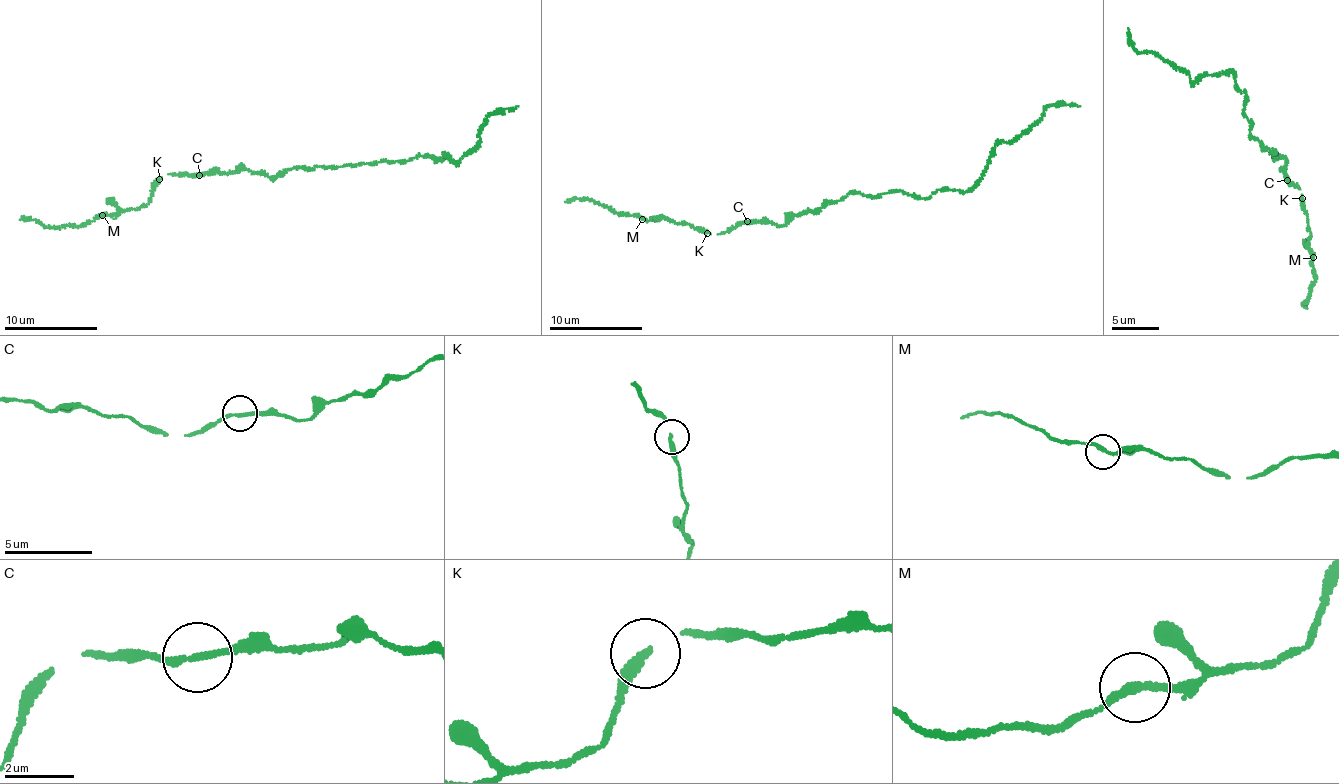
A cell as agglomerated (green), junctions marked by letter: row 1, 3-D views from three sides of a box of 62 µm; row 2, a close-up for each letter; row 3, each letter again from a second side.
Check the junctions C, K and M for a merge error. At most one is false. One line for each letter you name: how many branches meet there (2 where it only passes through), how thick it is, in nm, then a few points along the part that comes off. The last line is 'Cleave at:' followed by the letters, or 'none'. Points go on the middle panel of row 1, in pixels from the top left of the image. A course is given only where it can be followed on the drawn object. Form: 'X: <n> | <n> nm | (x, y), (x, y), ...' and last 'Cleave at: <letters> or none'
Cleave at: none

